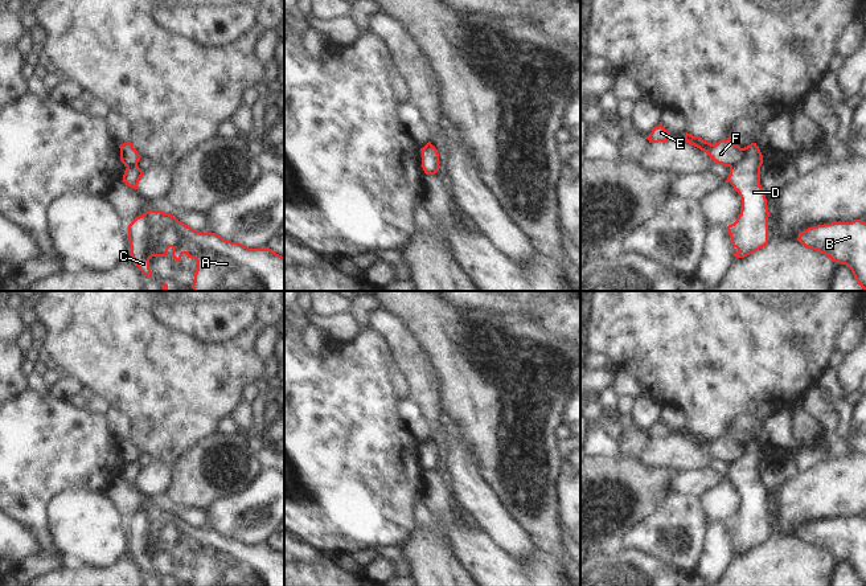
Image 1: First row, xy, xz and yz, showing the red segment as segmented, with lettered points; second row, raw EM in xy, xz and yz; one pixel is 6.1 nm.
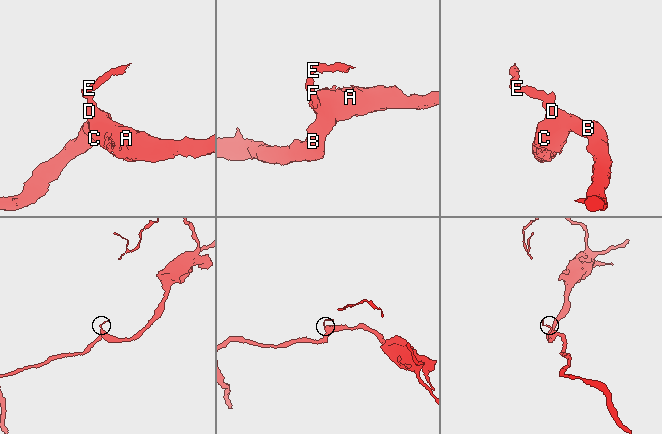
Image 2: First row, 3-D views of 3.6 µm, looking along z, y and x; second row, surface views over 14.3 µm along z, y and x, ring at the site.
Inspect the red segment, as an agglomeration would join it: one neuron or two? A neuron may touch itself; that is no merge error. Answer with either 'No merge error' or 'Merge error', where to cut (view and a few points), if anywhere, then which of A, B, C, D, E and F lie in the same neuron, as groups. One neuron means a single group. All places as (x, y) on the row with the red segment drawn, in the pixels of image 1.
Merge error. Split along yz (745, 148), (745, 156), (730, 168). Groups: A B C D / E F

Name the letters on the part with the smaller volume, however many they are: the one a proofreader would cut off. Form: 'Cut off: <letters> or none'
Cut off: E, F

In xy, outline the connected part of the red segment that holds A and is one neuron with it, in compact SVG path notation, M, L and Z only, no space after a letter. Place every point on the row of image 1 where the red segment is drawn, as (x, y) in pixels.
M148 210L128 225L131 257L139 270L152 278L149 259L165 257L172 249L172 257L181 262L184 254L194 258L197 270L193 272L193 291L284 291L284 257L264 249L249 249L238 242L223 239L216 233L201 233L169 213Z

